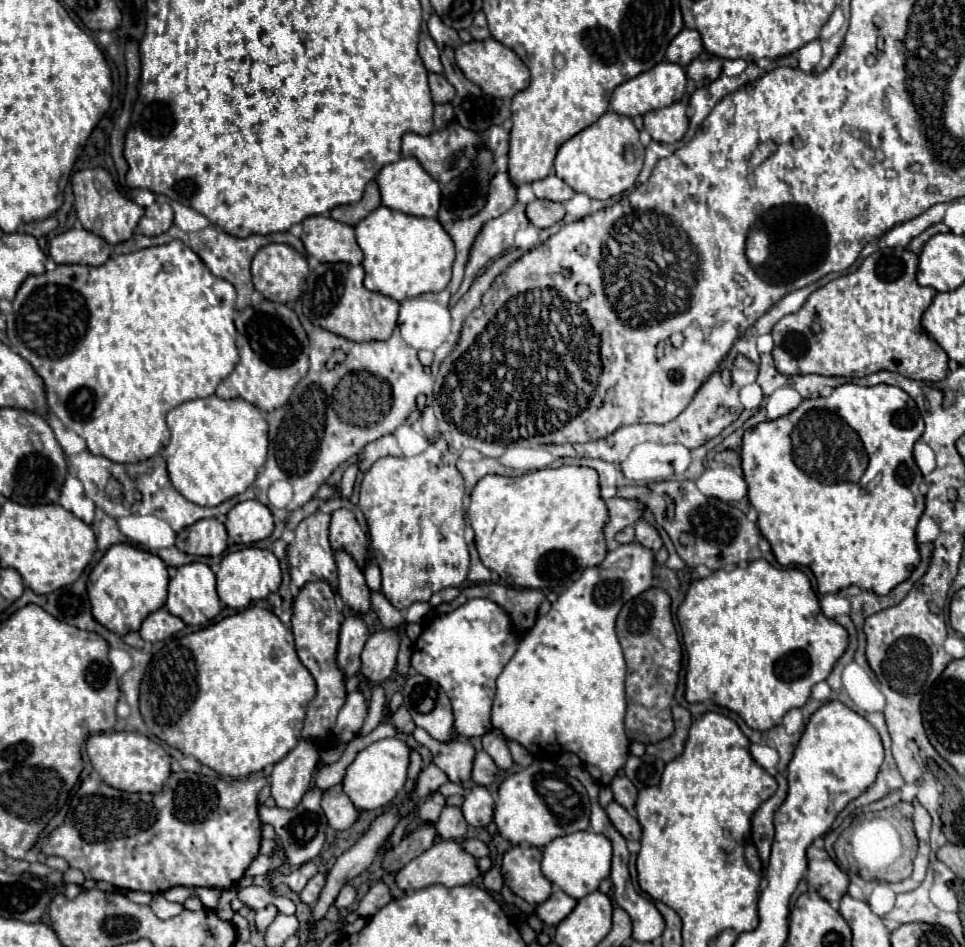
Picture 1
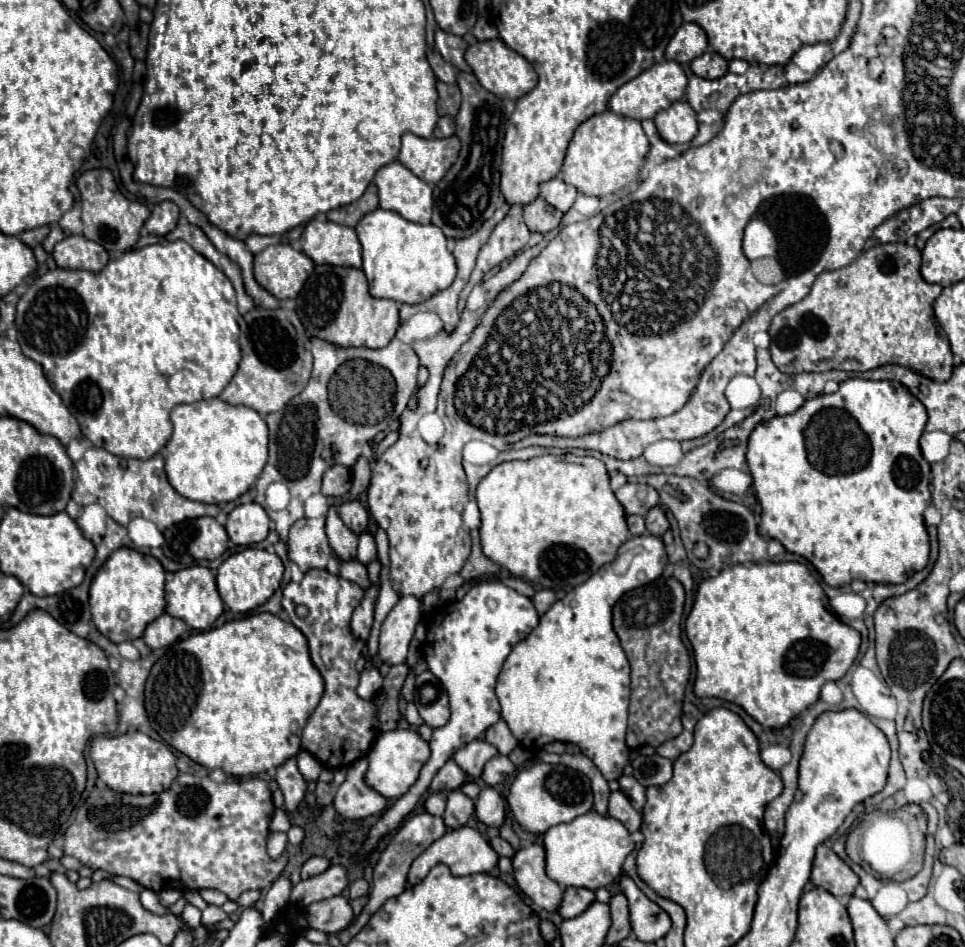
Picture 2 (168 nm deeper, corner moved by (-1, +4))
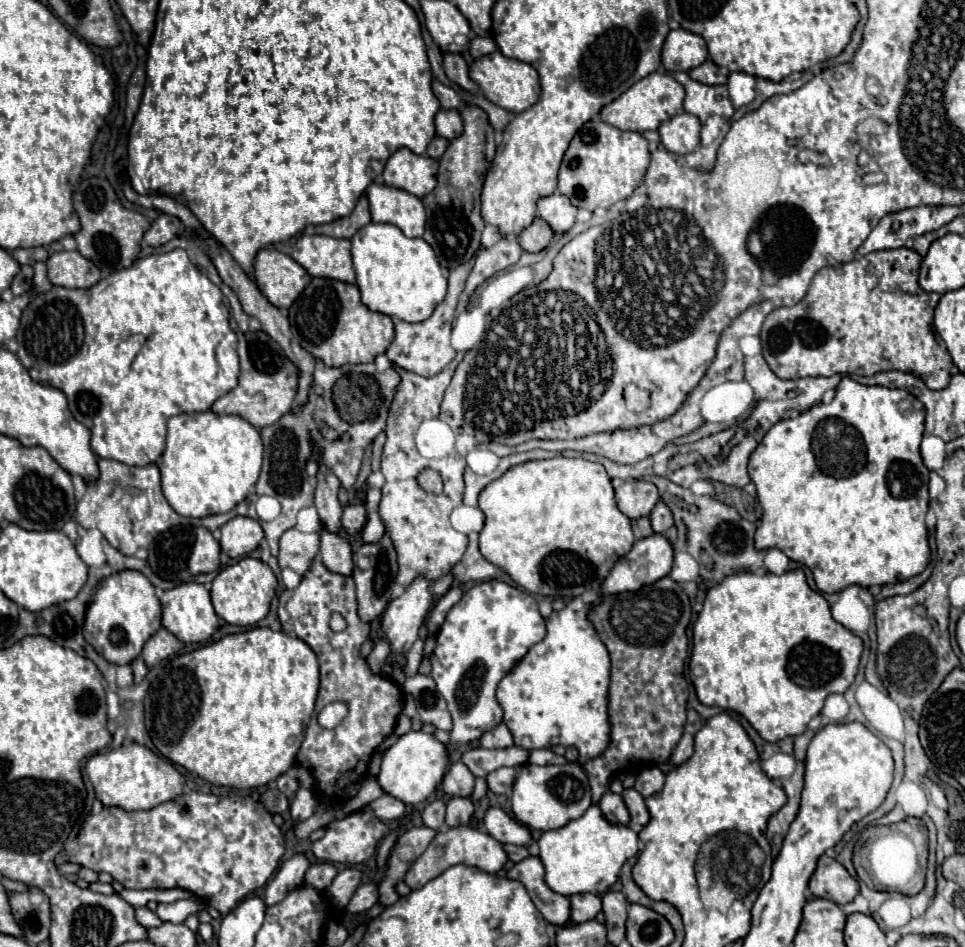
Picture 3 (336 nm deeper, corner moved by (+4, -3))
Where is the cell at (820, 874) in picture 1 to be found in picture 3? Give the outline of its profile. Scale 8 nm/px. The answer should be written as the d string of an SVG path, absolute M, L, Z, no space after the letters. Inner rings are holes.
M824 854L820 856L818 866L810 878L810 890L818 898L826 898L836 904L848 904L858 894L858 882L840 862Z

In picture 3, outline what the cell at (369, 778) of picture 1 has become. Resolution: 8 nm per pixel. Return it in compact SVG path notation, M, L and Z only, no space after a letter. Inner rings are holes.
M408 732L400 736L396 744L392 744L384 752L380 774L376 776L376 780L384 794L390 794L402 800L404 804L418 804L436 790L436 786L442 782L448 764L450 764L448 750L444 748L442 742L434 740L434 736L426 732Z

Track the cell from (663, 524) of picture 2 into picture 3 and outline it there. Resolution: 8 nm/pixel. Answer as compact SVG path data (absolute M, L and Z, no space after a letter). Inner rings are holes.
M660 500L658 504L656 504L656 508L650 512L650 522L652 522L652 530L656 532L656 534L664 534L672 524L674 524L674 520L672 520L672 512L670 512L670 508Z

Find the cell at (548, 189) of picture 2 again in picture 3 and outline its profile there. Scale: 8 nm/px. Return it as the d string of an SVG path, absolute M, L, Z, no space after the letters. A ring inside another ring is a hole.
M554 192L538 200L538 216L544 218L550 224L550 228L558 234L564 234L572 228L576 210L578 208L570 202L570 198L560 192Z

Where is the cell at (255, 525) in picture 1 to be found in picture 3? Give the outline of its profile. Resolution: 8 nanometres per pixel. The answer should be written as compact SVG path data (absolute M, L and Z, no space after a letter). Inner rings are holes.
M236 516L222 526L220 546L230 558L242 558L260 546L264 530L250 516Z

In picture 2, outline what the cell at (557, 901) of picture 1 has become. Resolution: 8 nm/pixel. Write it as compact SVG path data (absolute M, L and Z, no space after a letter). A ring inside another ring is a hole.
M569 887L569 889L565 889L565 895L563 895L563 903L561 903L561 907L559 907L559 913L561 913L561 917L565 917L565 919L577 917L577 915L581 915L593 901L595 901L595 891L591 891L591 889L581 889L581 887Z

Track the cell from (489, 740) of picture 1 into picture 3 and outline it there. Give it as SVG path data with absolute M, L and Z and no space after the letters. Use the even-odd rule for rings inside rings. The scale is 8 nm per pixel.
M498 724L492 732L486 732L486 734L480 738L480 744L482 744L484 748L510 748L510 746L514 746L512 734L510 734L510 730L506 728L506 724Z

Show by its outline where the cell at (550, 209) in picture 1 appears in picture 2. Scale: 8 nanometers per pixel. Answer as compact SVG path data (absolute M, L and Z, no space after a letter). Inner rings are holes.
M537 197L533 203L523 207L523 217L525 217L525 223L527 223L529 231L549 233L555 227L559 227L563 213L553 209L551 205L547 205L541 197Z

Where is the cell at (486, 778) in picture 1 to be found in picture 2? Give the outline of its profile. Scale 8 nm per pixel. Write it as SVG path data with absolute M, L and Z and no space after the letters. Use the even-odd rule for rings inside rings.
M497 755L497 757L493 757L491 761L487 761L485 771L483 771L481 777L483 777L483 781L485 781L487 785L495 787L495 785L503 783L505 777L509 777L513 771L515 771L515 765L509 761L509 757Z

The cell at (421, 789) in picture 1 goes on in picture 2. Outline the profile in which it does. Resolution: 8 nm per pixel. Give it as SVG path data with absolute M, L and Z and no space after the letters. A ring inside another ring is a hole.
M449 759L449 761L439 769L439 773L433 777L431 789L433 789L433 791L455 791L455 789L459 789L465 781L467 781L467 773L463 773L463 769L461 769L453 759Z

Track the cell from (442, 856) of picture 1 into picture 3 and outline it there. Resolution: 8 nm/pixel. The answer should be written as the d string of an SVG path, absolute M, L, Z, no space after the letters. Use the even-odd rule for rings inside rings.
M460 826L460 828L446 828L442 832L438 832L434 836L434 842L428 846L428 850L424 850L424 854L412 864L412 868L406 872L404 882L414 890L414 888L422 888L428 880L436 878L440 872L444 872L448 866L454 864L466 864L466 866L476 866L488 874L496 874L504 862L506 862L506 852L502 850L502 844L496 842L490 834L478 830L478 828L470 828L470 826Z

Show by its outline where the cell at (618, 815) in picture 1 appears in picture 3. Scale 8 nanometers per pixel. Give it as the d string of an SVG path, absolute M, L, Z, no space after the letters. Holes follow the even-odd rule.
M606 792L602 796L602 800L600 800L600 810L614 824L622 824L622 826L630 824L630 814L628 814L628 808L626 808L626 804L624 804L620 794Z

